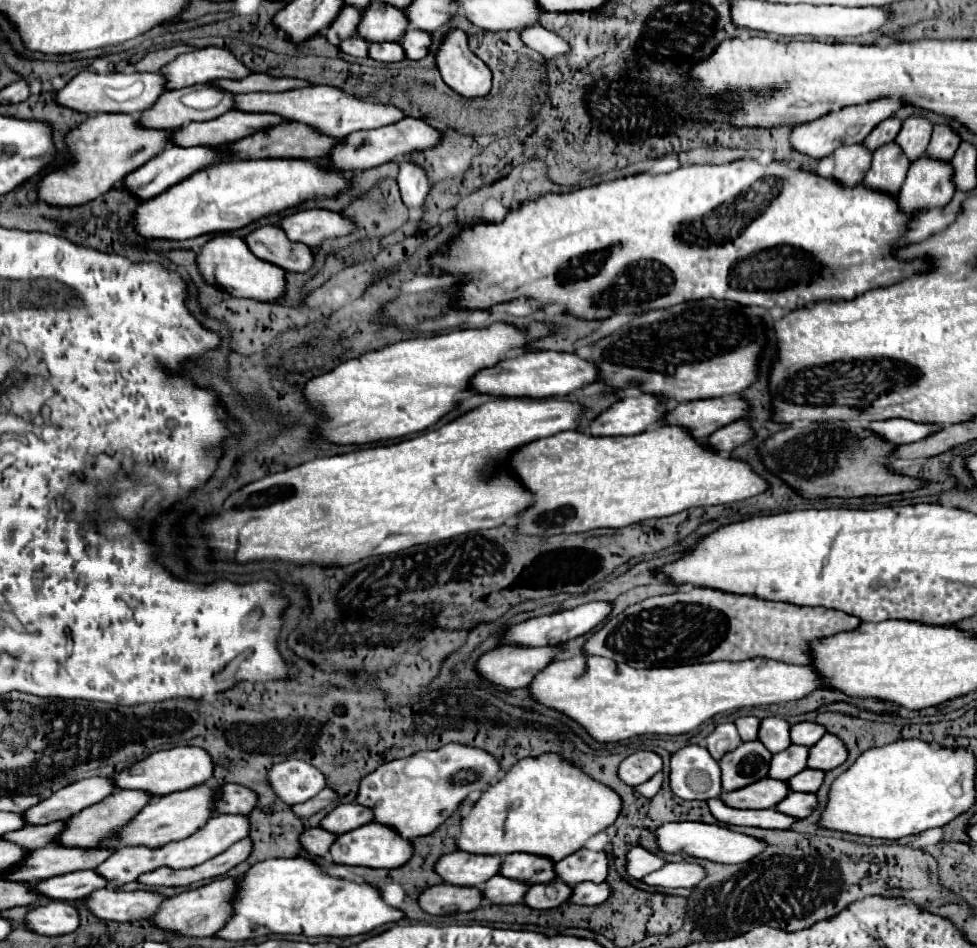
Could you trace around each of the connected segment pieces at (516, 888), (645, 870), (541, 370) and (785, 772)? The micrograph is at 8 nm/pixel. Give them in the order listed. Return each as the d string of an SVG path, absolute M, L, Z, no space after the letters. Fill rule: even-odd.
M495 875L481 885L481 895L485 901L491 901L493 905L511 905L523 899L525 889L525 883L517 883L503 875Z
M631 847L631 851L627 851L625 859L627 859L625 869L627 869L629 879L641 879L665 865L665 861L659 855L653 855L653 853L645 851L643 847Z
M527 351L519 357L503 359L503 363L497 363L495 367L487 367L471 379L473 391L481 395L493 395L493 397L531 397L531 399L547 399L547 397L561 397L567 395L583 385L589 385L597 379L597 369L573 355L573 353L555 353L555 351Z
M791 745L785 751L775 753L771 757L771 767L769 767L767 777L787 781L791 775L797 775L807 765L807 751L809 749L803 745Z

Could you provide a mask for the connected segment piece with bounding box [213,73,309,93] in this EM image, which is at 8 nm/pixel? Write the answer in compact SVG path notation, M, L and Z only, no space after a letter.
M247 75L243 79L237 79L237 81L231 81L231 79L219 79L219 81L213 81L215 87L223 89L223 91L229 91L229 93L251 93L251 91L261 91L261 87L287 87L287 89L297 89L297 87L307 87L309 83L307 81L301 81L301 79L273 79L269 75Z

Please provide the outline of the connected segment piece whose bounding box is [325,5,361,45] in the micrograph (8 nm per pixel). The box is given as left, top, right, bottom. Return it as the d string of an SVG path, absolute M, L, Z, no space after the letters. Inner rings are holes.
M343 5L341 11L339 11L339 15L333 19L333 23L329 25L329 29L325 33L327 41L331 45L339 45L343 39L347 39L349 35L355 33L359 19L361 19L361 13L355 7Z

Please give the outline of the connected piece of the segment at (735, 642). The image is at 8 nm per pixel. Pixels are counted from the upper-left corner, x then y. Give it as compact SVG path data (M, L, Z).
M691 587L687 591L677 591L671 595L659 595L645 599L641 603L629 605L623 613L613 615L599 631L595 631L583 645L583 655L599 655L613 659L617 663L627 663L635 669L647 667L669 667L669 665L693 665L711 661L743 661L743 659L775 659L791 665L811 663L807 647L813 639L835 635L839 631L853 631L861 619L847 615L843 611L825 607L797 607L789 603L761 601L745 595L721 593L705 587Z

